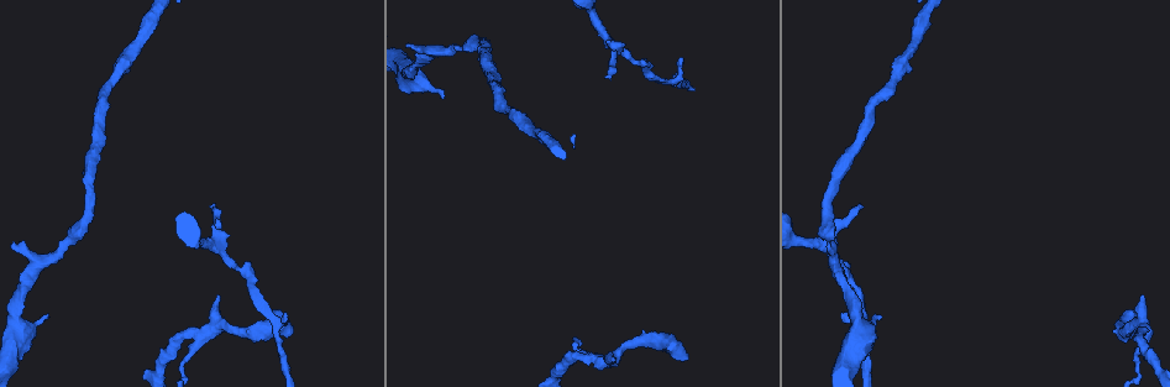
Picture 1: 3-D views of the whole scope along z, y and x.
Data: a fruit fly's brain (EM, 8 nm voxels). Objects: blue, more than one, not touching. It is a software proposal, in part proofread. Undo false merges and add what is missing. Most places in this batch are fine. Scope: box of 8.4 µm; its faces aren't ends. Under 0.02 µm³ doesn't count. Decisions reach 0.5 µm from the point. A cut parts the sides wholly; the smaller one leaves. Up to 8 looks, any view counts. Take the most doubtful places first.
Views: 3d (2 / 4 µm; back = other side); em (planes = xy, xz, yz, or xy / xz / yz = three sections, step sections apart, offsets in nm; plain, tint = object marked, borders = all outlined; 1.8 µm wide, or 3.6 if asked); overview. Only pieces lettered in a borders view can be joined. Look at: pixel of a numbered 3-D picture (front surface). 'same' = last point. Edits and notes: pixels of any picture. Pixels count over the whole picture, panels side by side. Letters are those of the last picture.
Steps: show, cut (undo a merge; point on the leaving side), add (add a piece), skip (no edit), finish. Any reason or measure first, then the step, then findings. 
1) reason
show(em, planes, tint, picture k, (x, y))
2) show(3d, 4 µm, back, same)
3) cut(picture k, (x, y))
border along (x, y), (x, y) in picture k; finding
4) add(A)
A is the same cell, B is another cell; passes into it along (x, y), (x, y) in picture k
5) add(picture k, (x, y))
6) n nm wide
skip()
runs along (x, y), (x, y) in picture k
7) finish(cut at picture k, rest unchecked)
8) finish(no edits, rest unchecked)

an open end
show(em, planes, borders, picture 1, (877, 316))

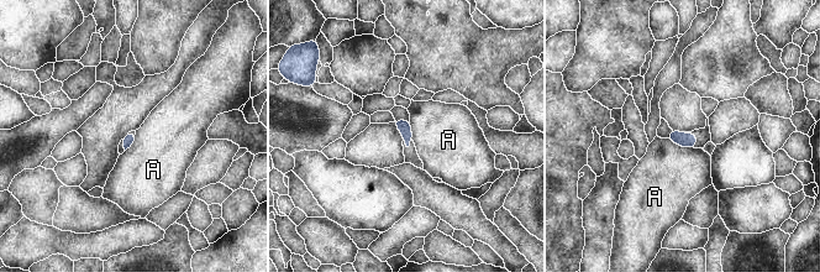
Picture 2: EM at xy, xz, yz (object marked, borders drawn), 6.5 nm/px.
skip()
A is another cell; border along (668, 137), (679, 145), (693, 148) in picture 2; none of them fits

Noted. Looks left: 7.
free end
show(em, planes, tint, picture 1, (861, 207))

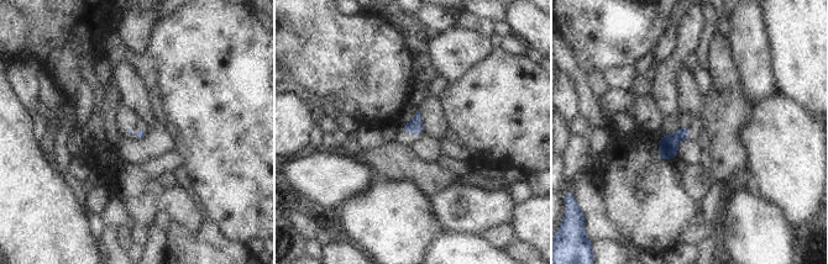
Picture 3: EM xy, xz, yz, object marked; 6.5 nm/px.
see the neighbours
show(em, planes, borders, same)

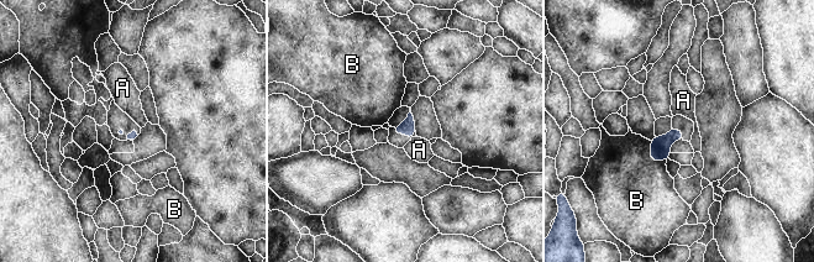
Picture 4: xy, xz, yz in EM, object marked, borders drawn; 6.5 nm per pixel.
skip()
A and B are other cells; border along (414, 137), (410, 141) in picture 4; no lettered piece goes on from it

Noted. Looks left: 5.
free end
show(3d, 2 µm, picture 1, (285, 313))

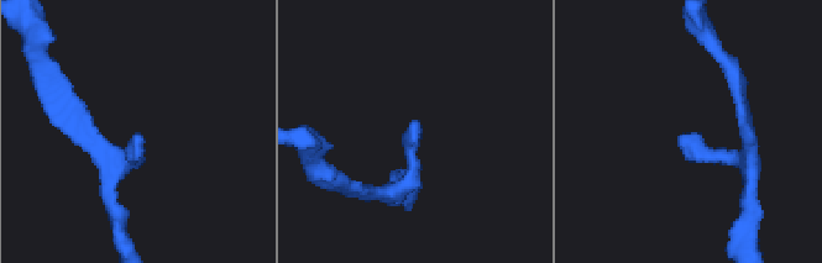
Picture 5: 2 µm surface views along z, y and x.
need the tissue
show(em, planes, plain, picture 5, (142, 139))

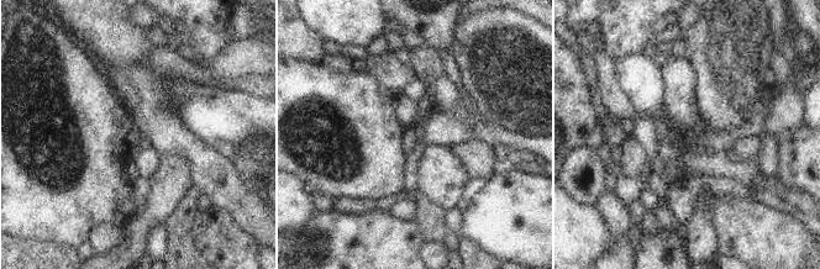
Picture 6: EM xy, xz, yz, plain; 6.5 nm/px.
see the neighbours
show(em, planes, borders, same)

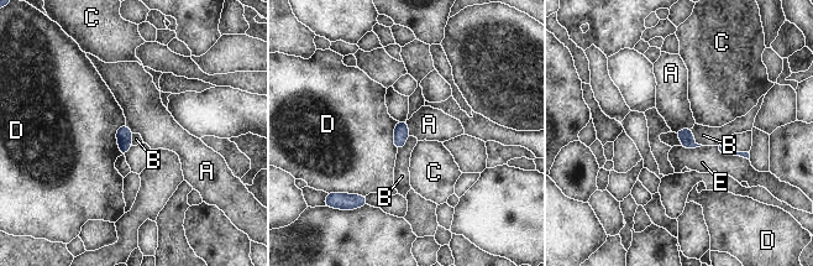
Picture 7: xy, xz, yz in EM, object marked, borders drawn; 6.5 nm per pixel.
skip()
A, B, C, D and E are other cells; border along (692, 126), (678, 129), (675, 132) in picture 7; no lettered piece goes on from it

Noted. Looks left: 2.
finish(no edits, rest unchecked)

